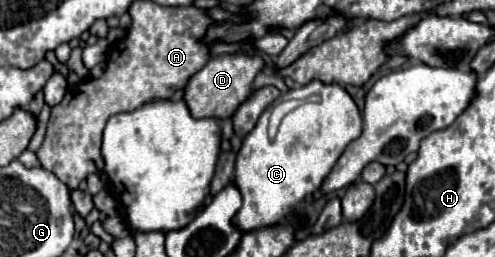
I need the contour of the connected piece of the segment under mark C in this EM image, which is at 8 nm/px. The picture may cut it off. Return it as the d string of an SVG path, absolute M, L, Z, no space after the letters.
M312 81L304 87L290 89L278 101L282 101L284 97L310 97L312 93L318 95L320 101L302 105L302 109L312 109L310 125L304 123L304 127L298 129L296 125L294 129L294 125L290 127L288 115L288 119L284 117L284 121L280 123L278 135L270 139L268 117L274 109L274 105L270 105L260 115L256 127L244 137L234 165L234 185L242 195L242 207L234 215L234 225L240 231L258 231L262 227L272 227L274 223L286 223L294 209L308 195L314 195L320 189L348 143L358 139L358 135L362 133L362 117L356 103L346 93L346 89L336 83L324 85L320 81Z

